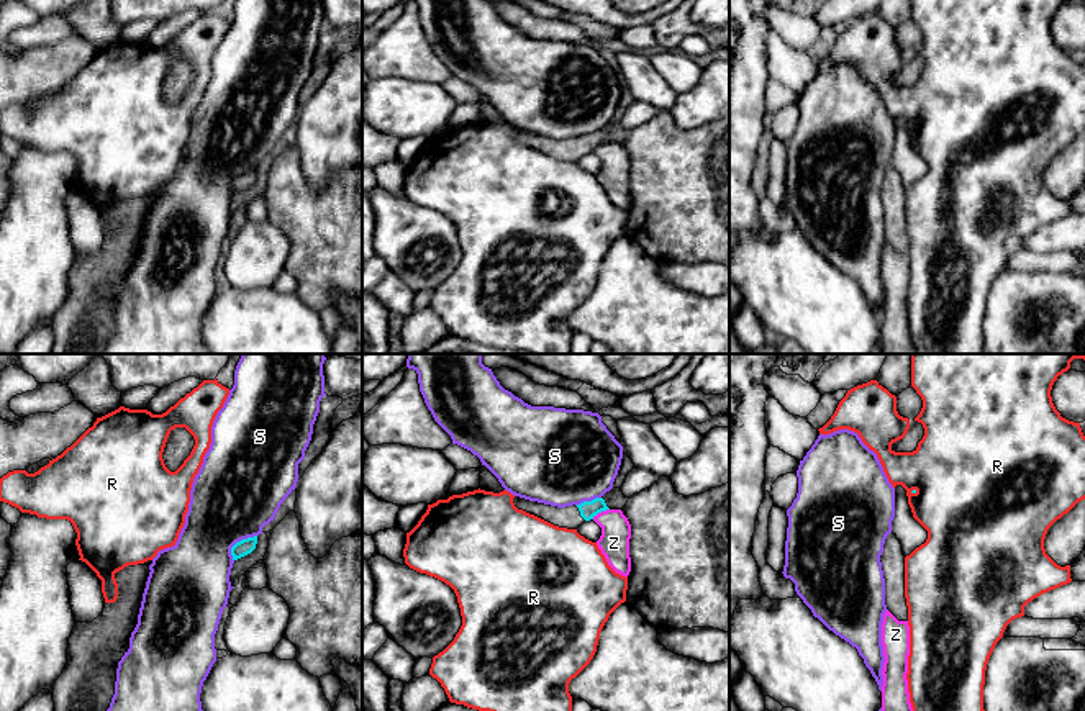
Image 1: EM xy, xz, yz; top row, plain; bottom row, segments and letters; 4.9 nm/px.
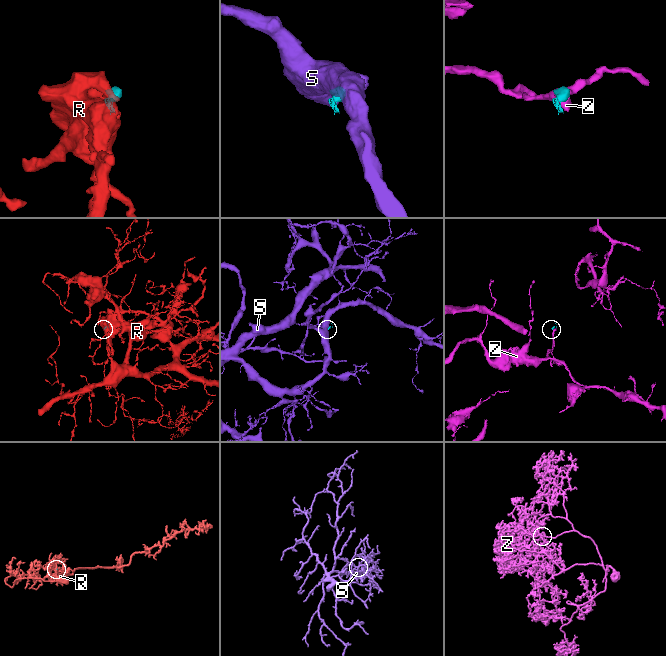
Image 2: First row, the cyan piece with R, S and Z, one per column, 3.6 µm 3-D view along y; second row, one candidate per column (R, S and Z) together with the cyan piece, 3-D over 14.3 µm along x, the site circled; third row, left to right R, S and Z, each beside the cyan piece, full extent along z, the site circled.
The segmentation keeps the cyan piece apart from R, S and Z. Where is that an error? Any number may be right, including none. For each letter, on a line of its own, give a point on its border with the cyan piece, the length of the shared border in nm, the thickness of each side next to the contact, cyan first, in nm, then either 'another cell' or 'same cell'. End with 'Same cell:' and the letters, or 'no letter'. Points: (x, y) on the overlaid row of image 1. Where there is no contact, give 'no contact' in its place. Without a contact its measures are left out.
R: contact yz (913, 490); length 40 nm; calibres 20 and 480 nm; another cell
S: contact xy (236, 543); length 180 nm; calibres 80 and 420 nm; another cell
Z: contact xz (600, 511); length 100 nm; calibres 80 and 150 nm; another cell
Same cell: no letter

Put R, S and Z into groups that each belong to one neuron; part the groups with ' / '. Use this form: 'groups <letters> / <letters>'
groups R / S / Z

